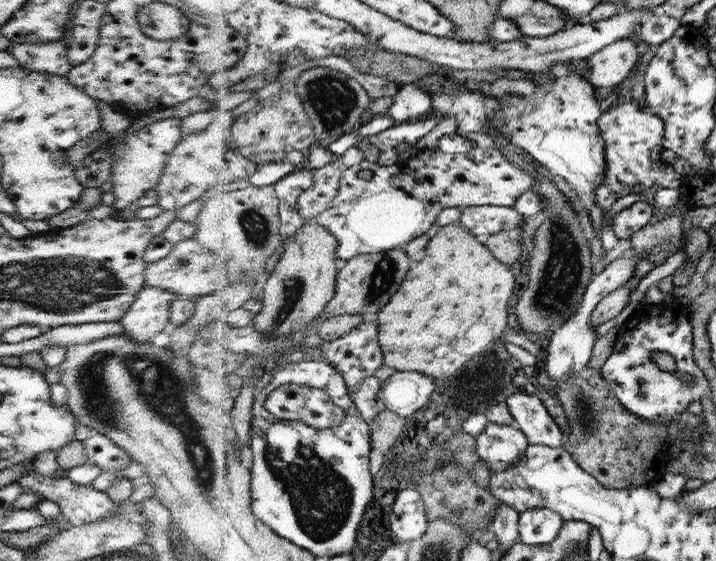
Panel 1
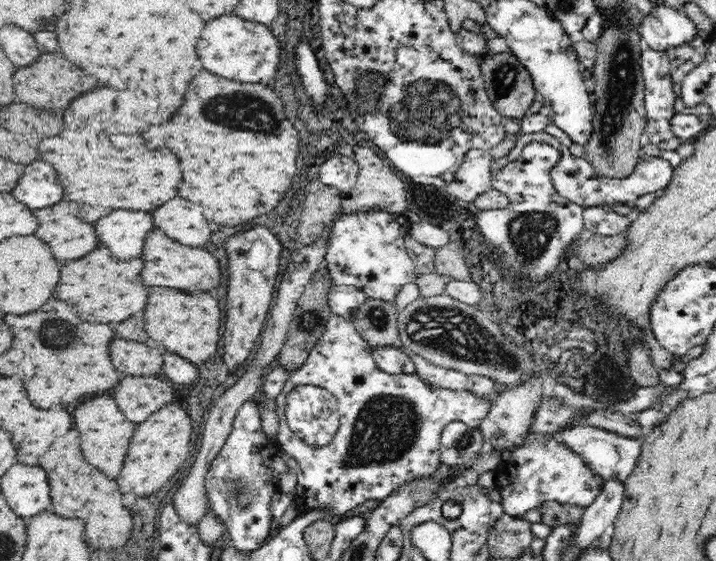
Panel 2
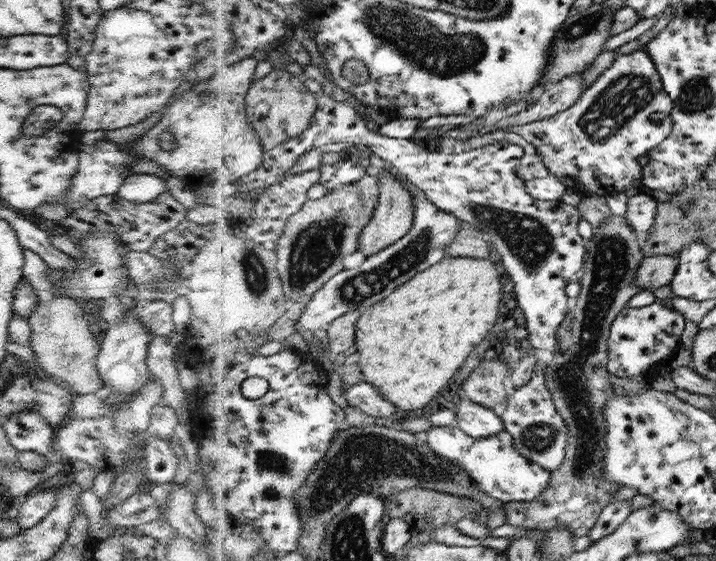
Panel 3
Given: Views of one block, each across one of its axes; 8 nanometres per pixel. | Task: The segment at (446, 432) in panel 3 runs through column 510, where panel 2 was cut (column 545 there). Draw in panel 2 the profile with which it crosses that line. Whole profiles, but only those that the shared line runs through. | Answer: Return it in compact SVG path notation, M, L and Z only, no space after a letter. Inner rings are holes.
M532 432L522 438L516 451L500 461L494 470L495 489L502 495L501 507L505 514L516 518L544 502L555 501L564 505L580 506L586 509L600 495L605 480L593 474L578 454L557 442L552 435Z

